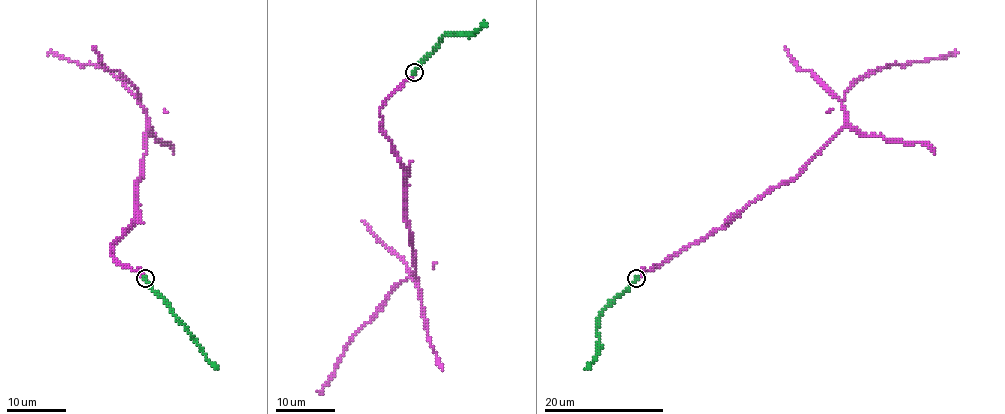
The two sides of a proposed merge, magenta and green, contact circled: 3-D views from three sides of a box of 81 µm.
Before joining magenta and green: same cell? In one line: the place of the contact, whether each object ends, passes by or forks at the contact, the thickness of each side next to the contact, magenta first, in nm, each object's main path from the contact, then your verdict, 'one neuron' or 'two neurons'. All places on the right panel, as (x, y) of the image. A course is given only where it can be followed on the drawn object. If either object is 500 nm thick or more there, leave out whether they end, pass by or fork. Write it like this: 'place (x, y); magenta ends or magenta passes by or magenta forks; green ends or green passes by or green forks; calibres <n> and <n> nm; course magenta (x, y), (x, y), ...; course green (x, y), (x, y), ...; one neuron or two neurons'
place (636, 278); magenta ends; green ends; calibres 100 and 200 nm; course magenta (636, 278), (794, 177), (845, 123), (841, 104), (857, 80), (891, 63), (954, 54); course green (636, 278), (599, 319), (597, 356), (587, 367); one neuron

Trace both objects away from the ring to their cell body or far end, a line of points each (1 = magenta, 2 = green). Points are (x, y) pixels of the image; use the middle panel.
1: (414, 72), (380, 109), (380, 126), (402, 165), (416, 281), (402, 280), (389, 293), (317, 390)
2: (414, 72), (446, 35), (474, 33), (488, 23)

